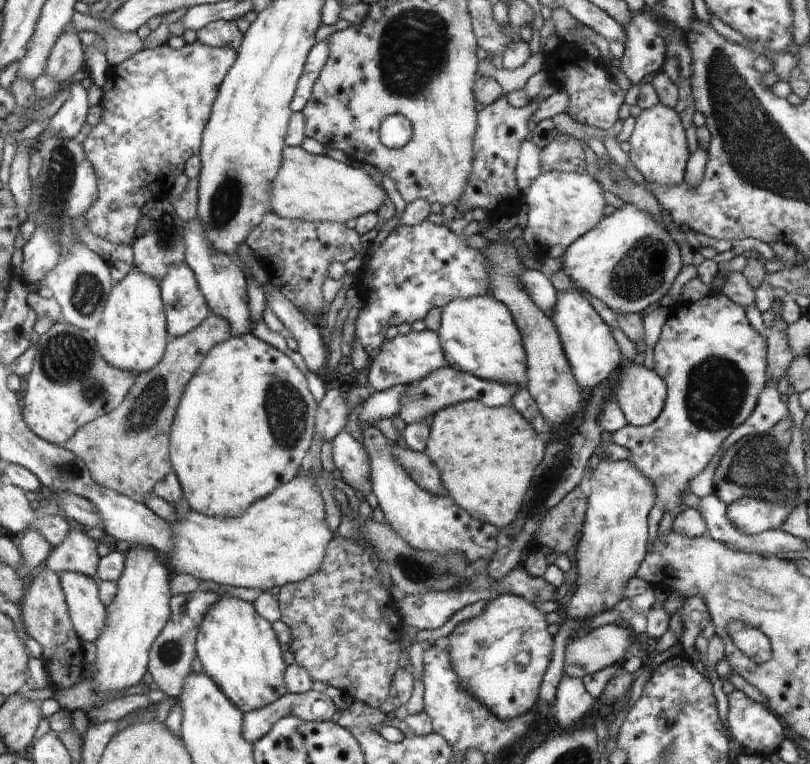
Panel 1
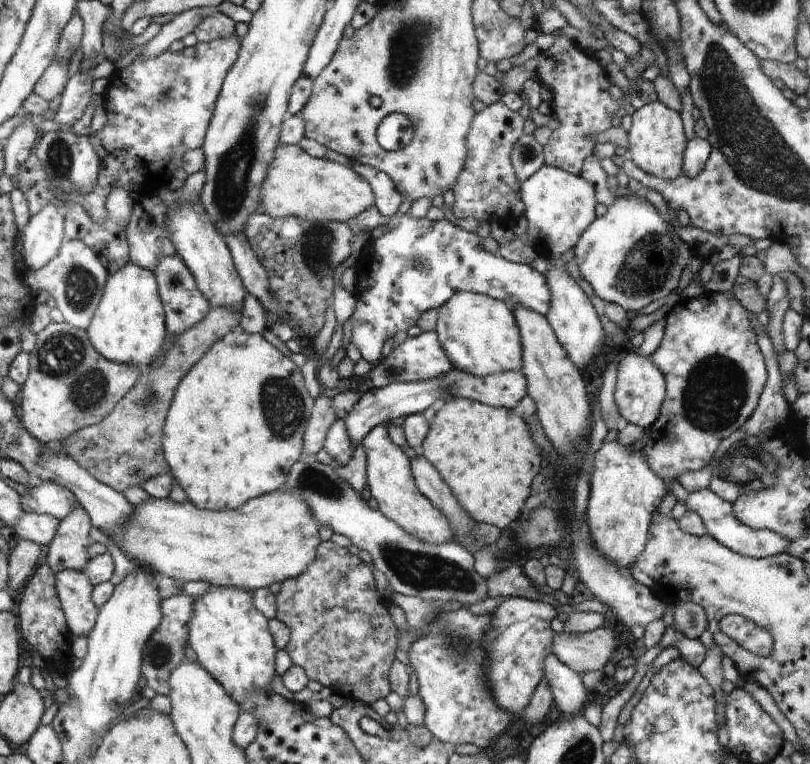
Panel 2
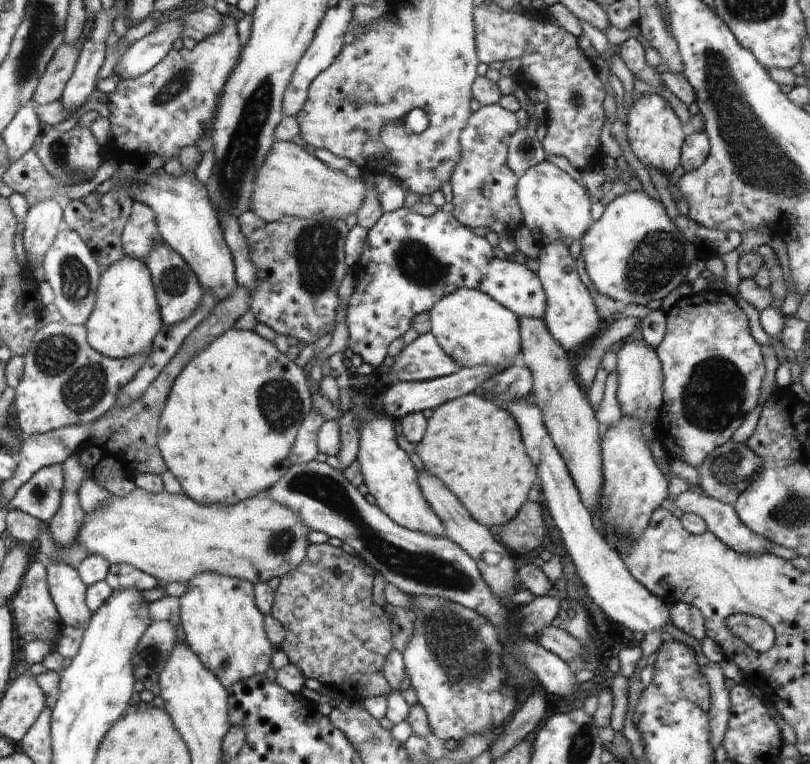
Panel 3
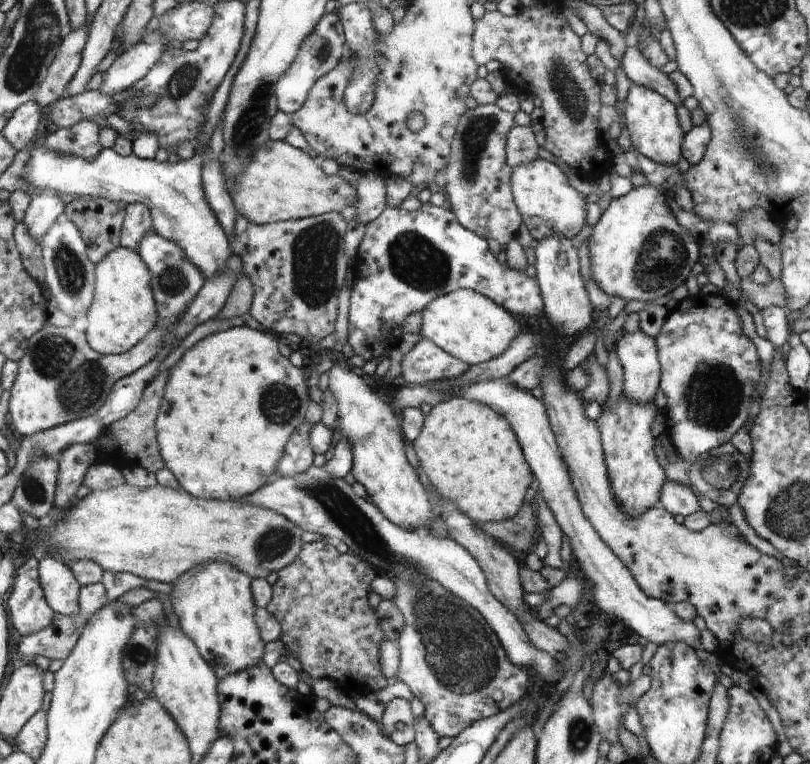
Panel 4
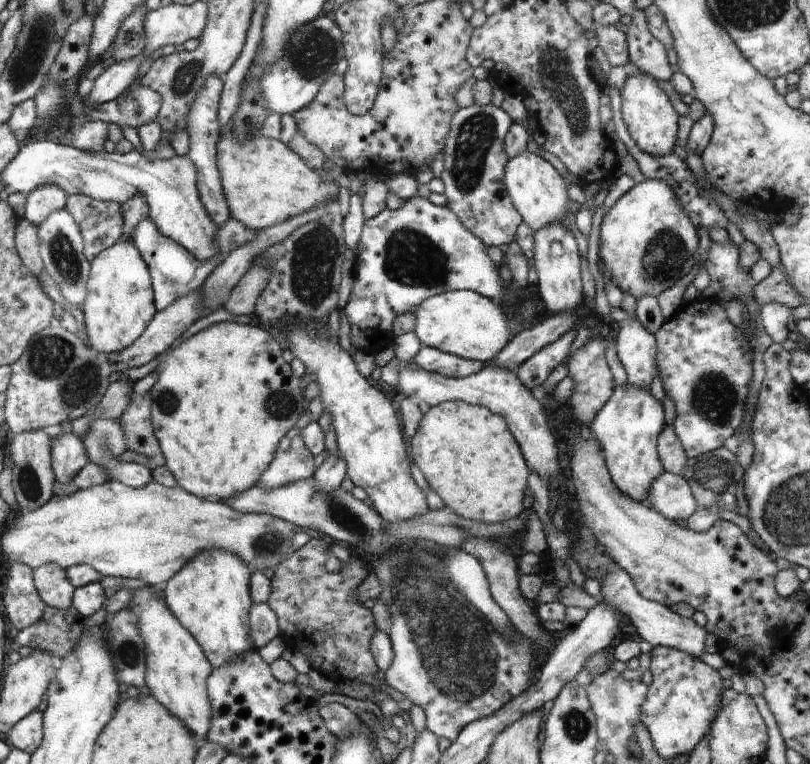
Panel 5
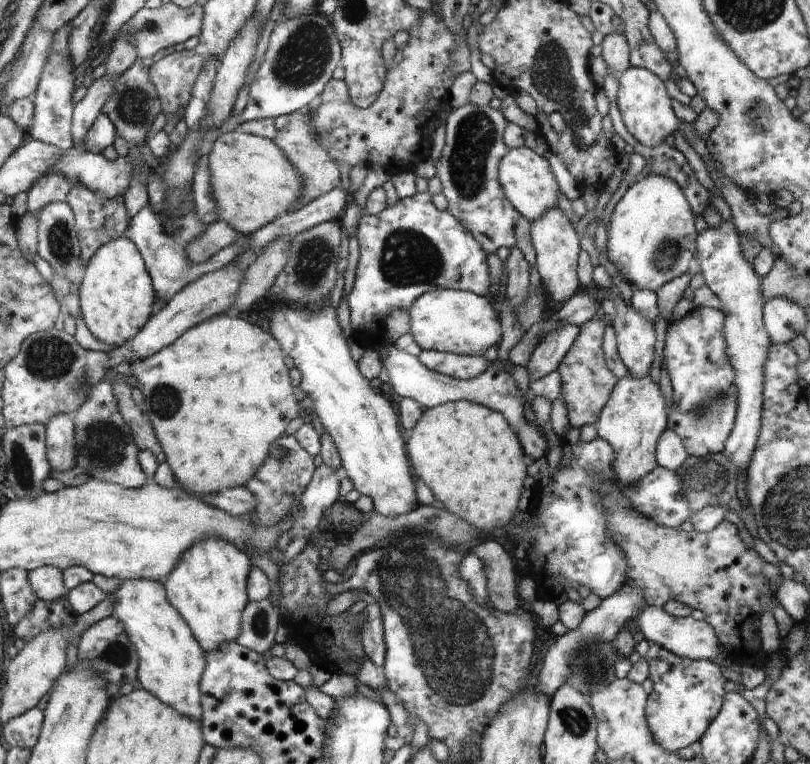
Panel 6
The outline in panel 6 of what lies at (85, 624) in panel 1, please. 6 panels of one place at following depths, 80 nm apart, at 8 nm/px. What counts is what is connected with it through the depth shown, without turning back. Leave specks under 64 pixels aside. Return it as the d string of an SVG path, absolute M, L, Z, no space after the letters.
M45 565L28 574L28 580L38 599L52 602L67 596L68 590L63 581L62 571L58 567Z

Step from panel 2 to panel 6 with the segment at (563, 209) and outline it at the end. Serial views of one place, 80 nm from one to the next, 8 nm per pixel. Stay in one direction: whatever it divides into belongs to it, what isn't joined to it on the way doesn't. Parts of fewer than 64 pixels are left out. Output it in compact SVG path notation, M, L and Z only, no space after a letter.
M528 147L513 148L506 153L499 164L499 180L513 207L531 224L546 215L547 211L554 209L558 202L560 188L556 184L556 178L552 174L548 162L544 158L540 158L535 151L528 150Z

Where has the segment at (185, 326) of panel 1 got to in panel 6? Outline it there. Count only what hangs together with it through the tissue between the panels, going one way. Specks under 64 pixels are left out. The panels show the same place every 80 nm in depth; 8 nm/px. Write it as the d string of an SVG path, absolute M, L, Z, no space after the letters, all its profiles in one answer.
M150 204L139 210L138 214L135 214L129 220L125 237L133 241L141 251L145 264L148 266L149 275L153 279L153 287L156 289L157 298L163 299L166 302L187 284L230 265L236 258L236 255L249 243L249 236L243 236L238 243L223 248L208 260L201 263L193 263L187 257L184 244L178 242L174 236L169 235L164 230L161 218L155 213Z

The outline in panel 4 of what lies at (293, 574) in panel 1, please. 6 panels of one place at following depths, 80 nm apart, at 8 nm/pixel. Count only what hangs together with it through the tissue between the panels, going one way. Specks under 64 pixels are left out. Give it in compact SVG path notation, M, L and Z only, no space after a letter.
M124 484L122 486L107 490L97 490L88 493L81 501L77 500L75 507L67 517L64 523L56 523L48 520L49 517L41 523L43 527L48 530L48 540L55 546L61 548L65 556L62 562L66 563L69 559L88 559L90 562L100 565L103 571L113 570L114 572L130 572L141 576L148 580L156 580L156 582L176 582L182 575L190 572L194 567L198 567L201 563L228 563L240 572L246 573L255 579L265 579L271 572L278 572L284 567L288 567L294 559L298 558L302 551L304 543L301 541L302 528L294 524L294 521L281 515L274 509L262 508L260 505L253 505L246 501L221 501L220 499L199 499L198 497L191 497L182 487L174 490L168 487L156 485L145 489L136 488L132 485Z

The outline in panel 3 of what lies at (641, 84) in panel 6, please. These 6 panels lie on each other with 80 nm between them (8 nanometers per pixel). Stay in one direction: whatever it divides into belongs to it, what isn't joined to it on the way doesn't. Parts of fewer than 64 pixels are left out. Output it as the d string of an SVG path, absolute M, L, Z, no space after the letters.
M658 92L641 96L633 102L628 113L627 139L634 154L644 166L655 168L664 175L671 176L680 164L680 150L684 146L684 132L682 123L674 114L674 109L664 100Z

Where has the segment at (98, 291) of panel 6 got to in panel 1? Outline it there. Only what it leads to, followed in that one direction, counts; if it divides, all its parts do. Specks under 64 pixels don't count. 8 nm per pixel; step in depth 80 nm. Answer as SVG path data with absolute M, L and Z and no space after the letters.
M134 268L113 286L107 296L102 320L94 336L107 362L114 368L137 375L153 369L164 358L169 344L168 328L159 282Z

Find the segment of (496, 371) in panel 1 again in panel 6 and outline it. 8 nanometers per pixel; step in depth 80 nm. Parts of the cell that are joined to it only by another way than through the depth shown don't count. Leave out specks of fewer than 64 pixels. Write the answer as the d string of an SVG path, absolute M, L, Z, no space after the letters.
M435 288L420 296L408 312L411 318L409 333L421 349L484 357L486 350L498 345L502 336L498 314L492 314L492 304L484 296L476 296L470 291Z

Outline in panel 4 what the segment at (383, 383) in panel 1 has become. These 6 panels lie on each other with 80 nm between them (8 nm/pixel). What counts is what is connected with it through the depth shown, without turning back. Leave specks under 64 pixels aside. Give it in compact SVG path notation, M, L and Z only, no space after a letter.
M422 337L403 356L400 366L401 383L425 385L460 376L470 365L447 353L428 337Z

